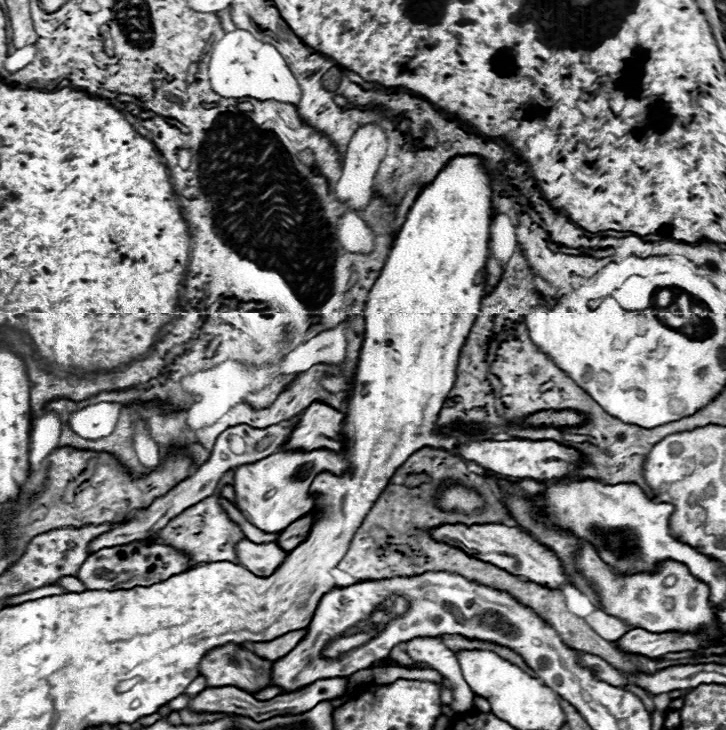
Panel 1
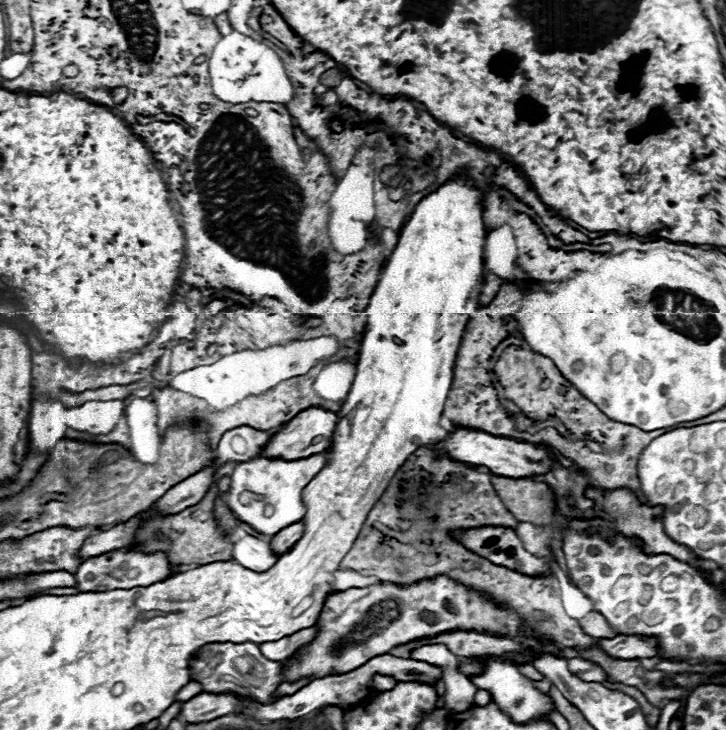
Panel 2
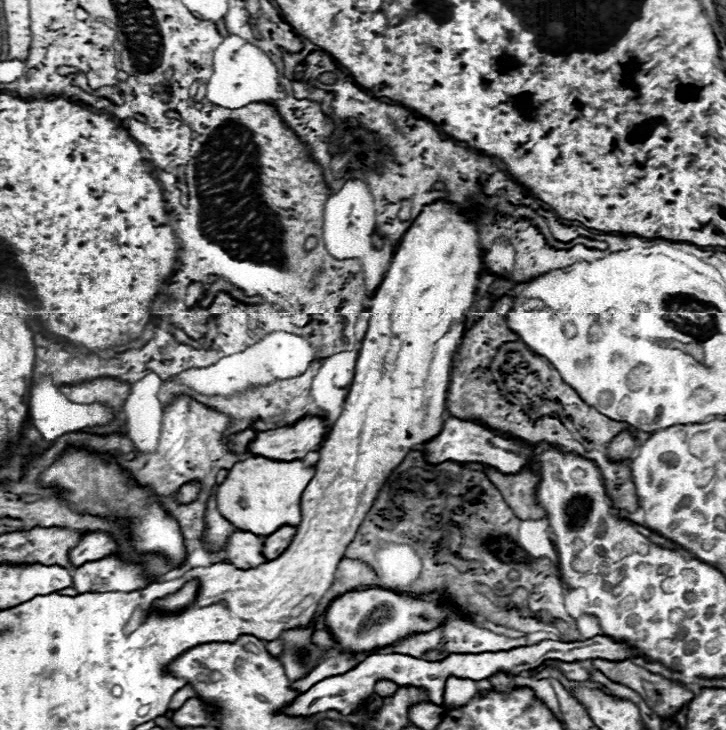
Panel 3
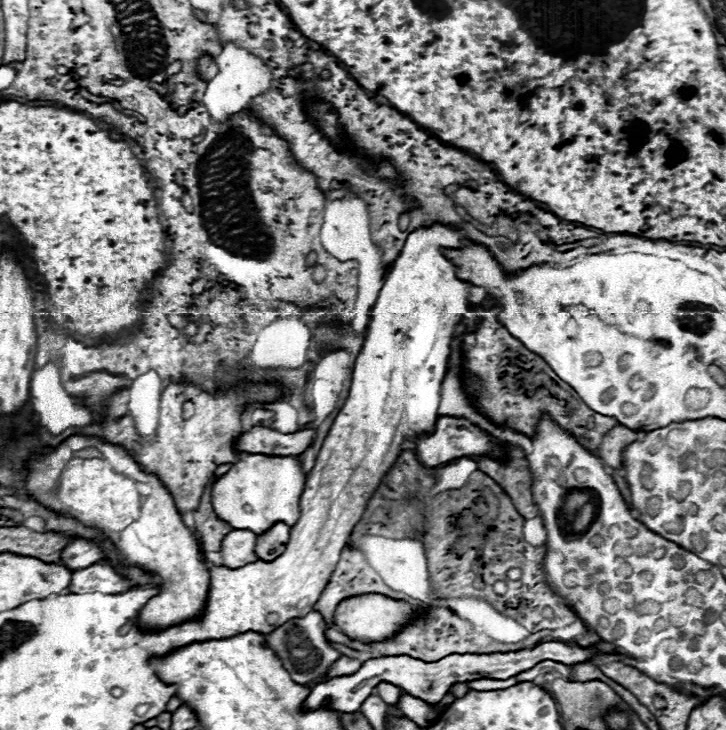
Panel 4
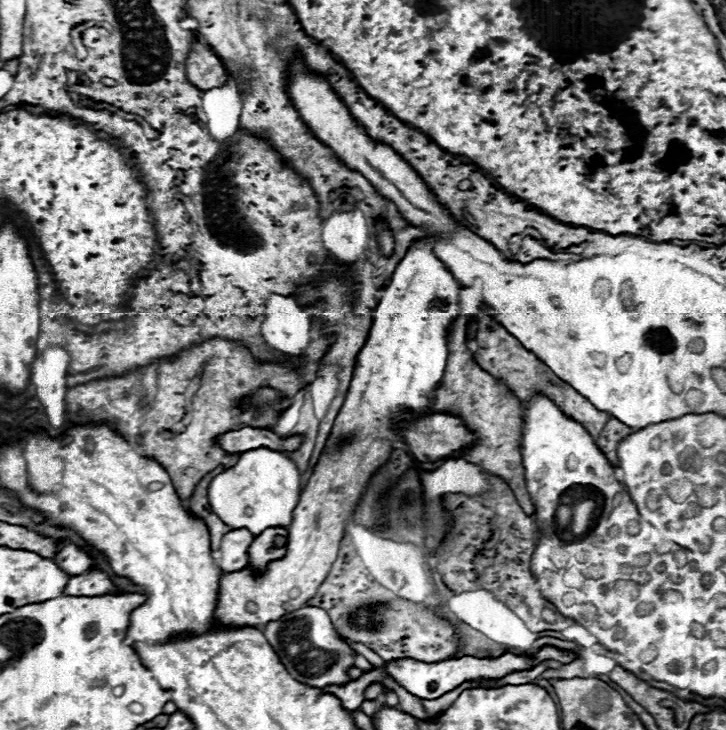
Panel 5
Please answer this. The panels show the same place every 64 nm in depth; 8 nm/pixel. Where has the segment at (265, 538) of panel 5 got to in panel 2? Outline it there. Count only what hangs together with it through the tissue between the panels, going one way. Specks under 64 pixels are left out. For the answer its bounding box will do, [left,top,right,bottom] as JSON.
[270,522,304,554]

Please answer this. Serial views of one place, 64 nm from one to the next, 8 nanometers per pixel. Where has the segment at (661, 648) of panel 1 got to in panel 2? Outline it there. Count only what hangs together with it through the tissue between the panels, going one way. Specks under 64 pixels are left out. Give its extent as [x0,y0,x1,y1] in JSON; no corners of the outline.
[598,636,658,660]

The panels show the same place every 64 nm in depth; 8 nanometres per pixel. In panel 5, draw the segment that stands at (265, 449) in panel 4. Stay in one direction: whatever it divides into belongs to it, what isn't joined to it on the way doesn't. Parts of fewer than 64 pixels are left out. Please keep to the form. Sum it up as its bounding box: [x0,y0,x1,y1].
[216,428,300,452]

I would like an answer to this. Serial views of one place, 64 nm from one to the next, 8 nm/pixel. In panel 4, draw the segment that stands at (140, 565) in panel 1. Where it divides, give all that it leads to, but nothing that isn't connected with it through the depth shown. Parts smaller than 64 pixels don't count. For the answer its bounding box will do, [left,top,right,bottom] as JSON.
[70,564,130,594]

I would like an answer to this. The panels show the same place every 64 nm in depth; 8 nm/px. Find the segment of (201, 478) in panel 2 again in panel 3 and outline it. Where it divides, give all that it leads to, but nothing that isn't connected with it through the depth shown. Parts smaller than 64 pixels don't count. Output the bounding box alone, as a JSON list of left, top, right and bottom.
[176,482,198,504]

